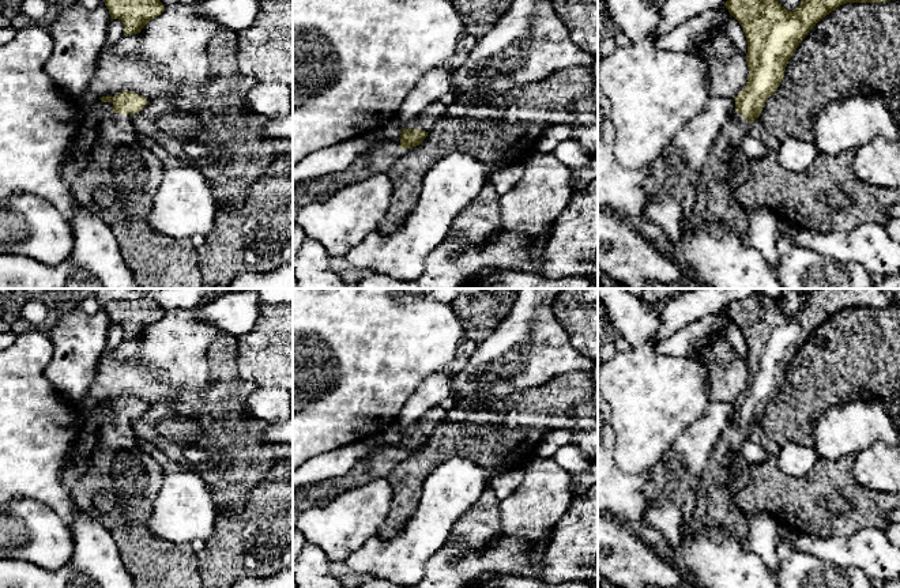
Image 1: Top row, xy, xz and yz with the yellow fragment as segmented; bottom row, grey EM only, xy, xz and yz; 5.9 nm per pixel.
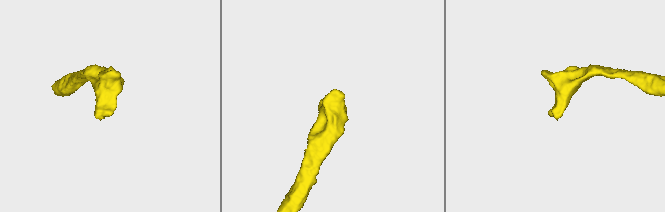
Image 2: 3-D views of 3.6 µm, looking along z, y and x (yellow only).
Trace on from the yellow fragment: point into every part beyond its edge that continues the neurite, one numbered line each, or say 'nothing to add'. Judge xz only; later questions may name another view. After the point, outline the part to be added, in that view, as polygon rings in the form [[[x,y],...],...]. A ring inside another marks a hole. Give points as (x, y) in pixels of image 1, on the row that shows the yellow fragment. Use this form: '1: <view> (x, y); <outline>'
1: xz (426, 120); [[[447,99],[429,105],[415,120],[403,125],[404,129],[422,129],[430,132],[447,109]]]

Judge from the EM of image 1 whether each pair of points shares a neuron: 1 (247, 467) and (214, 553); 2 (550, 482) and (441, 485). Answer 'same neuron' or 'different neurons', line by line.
1: different neurons
2: different neurons

